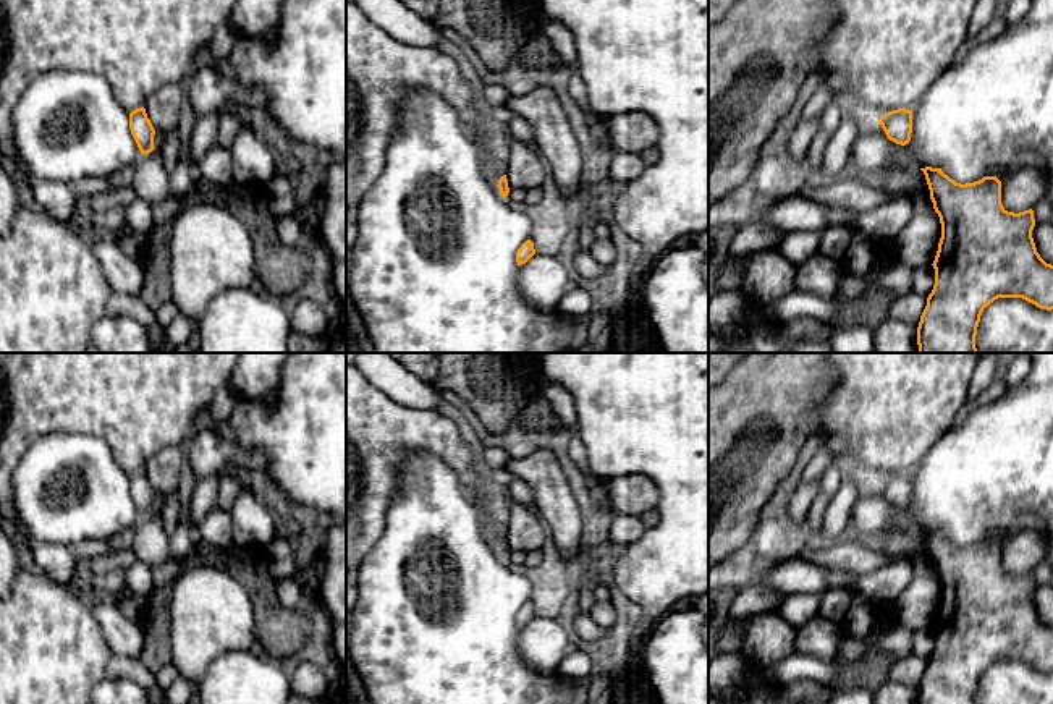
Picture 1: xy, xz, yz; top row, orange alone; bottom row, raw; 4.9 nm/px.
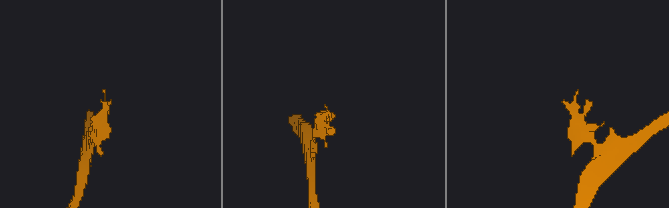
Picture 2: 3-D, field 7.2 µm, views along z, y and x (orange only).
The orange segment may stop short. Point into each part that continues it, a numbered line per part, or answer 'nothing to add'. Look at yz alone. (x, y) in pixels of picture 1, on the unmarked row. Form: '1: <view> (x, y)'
1: yz (882, 415)

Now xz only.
1: xz (379, 431)

